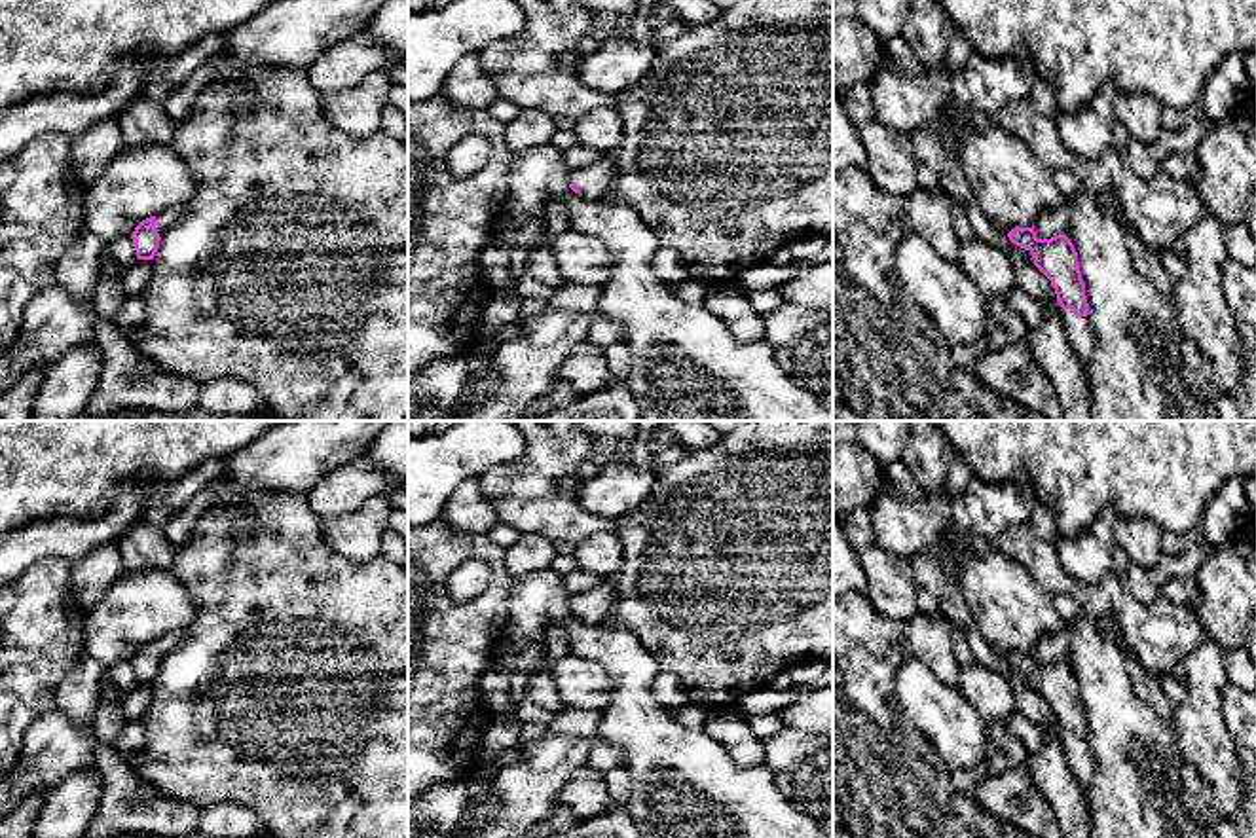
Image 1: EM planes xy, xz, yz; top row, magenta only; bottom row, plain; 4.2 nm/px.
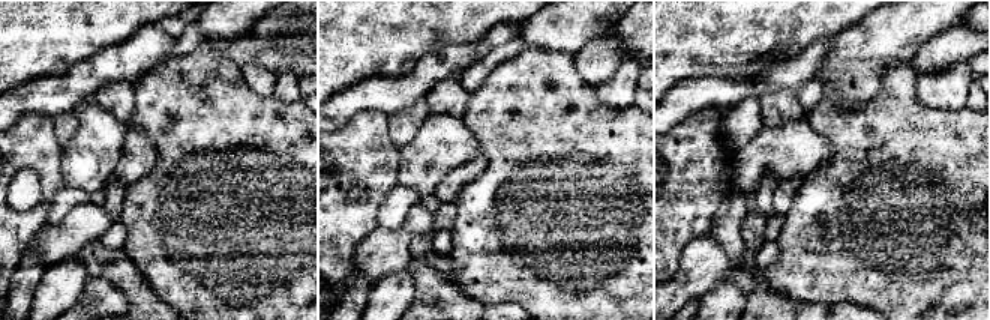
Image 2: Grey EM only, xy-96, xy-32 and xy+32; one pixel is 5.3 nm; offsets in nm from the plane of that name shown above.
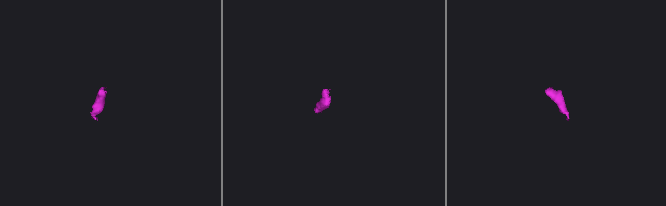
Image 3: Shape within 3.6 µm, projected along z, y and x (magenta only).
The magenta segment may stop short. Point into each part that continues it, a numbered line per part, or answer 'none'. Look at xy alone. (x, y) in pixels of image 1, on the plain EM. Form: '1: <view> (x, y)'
1: xy (167, 643)

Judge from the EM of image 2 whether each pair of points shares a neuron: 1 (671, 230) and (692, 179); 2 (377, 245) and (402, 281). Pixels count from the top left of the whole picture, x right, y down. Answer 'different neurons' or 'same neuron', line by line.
1: same neuron
2: different neurons

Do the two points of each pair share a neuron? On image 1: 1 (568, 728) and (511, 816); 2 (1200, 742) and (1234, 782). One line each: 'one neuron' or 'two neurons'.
1: one neuron
2: one neuron

